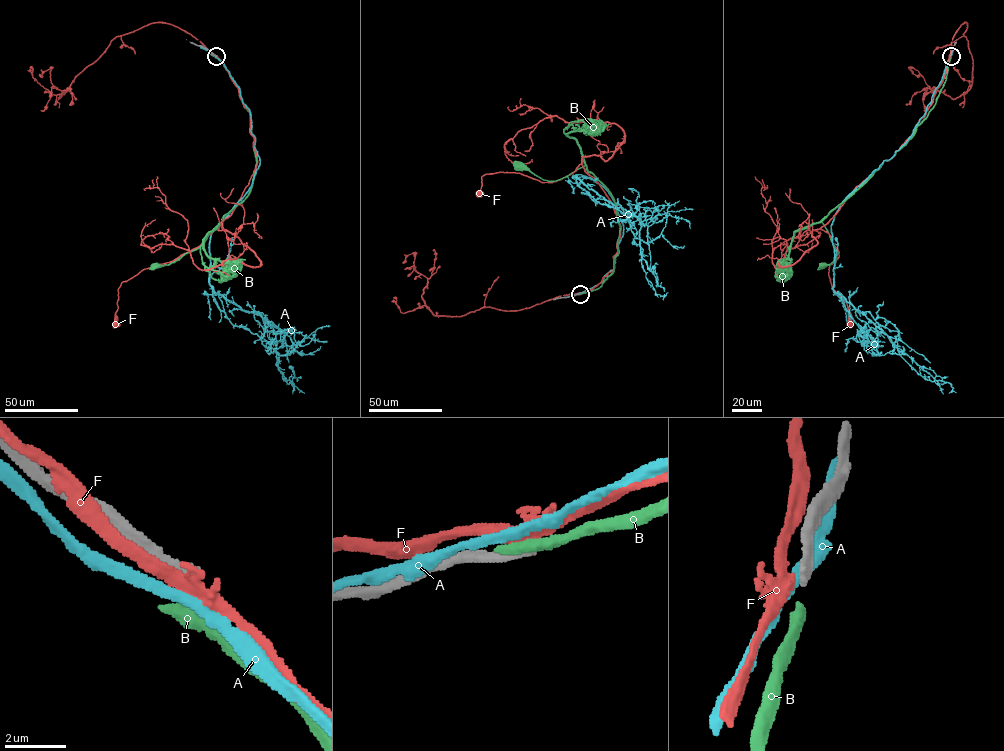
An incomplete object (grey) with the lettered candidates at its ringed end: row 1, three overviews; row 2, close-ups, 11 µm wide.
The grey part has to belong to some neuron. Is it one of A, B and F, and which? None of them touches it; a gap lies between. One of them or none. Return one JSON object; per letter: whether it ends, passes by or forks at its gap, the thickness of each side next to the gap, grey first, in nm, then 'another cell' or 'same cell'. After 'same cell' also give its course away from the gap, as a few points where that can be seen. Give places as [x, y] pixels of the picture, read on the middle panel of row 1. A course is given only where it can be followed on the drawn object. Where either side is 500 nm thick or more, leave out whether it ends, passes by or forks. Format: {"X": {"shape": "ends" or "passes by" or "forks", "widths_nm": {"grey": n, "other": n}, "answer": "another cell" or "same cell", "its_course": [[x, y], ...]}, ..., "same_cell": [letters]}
{"A": {"shape": "passes by", "widths_nm": {"grey": 320, "other": 340}, "answer": "another cell"}, "B": {"widths_nm": {"grey": 320, "other": 500}, "answer": "another cell"}, "F": {"shape": "forks", "widths_nm": {"grey": 320, "other": 340}, "answer": "another cell"}, "same_cell": []}

